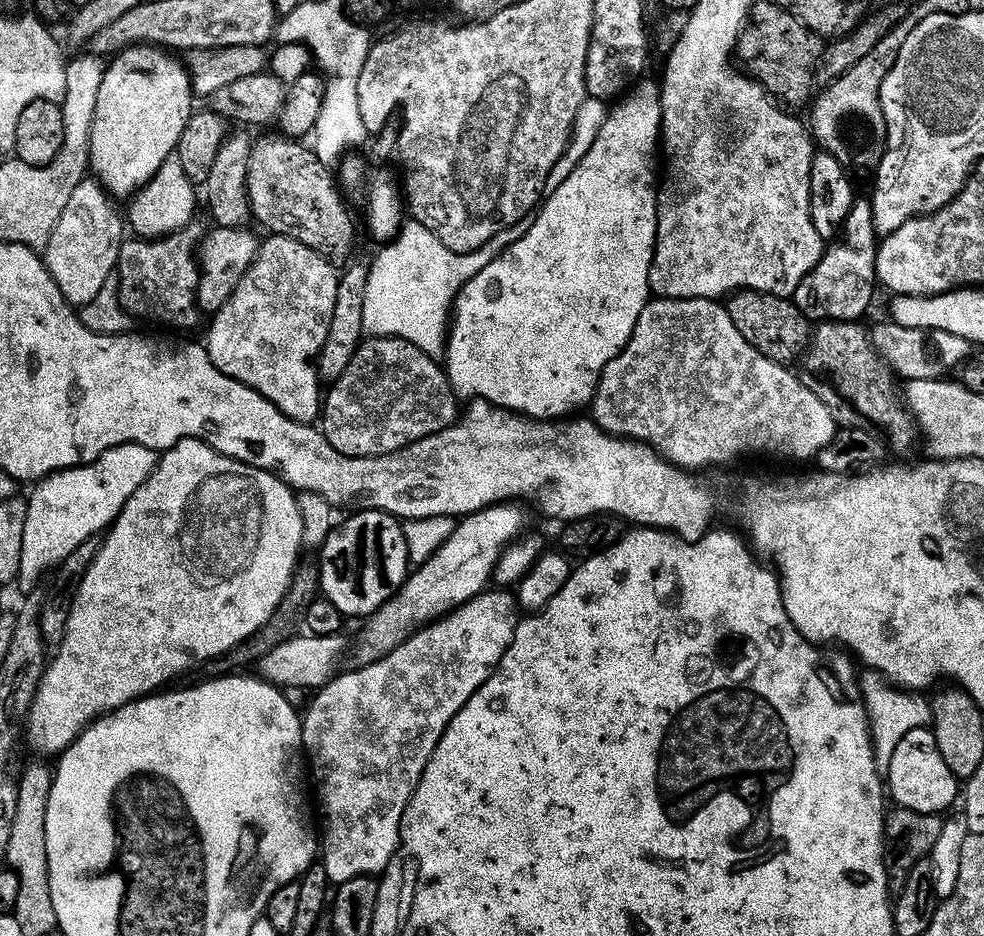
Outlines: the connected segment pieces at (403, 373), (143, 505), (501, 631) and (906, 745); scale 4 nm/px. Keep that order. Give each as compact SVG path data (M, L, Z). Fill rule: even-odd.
M369 336L361 339L350 366L337 380L331 381L322 400L322 431L324 437L347 456L377 456L391 454L405 448L418 438L426 438L438 430L448 428L458 419L458 397L450 386L445 369L430 354L423 352L417 344L397 336Z
M179 440L173 448L163 449L159 453L156 468L144 482L129 496L122 506L116 519L103 533L100 548L94 554L90 566L84 571L84 577L75 585L76 593L68 604L66 630L60 643L55 645L53 654L47 661L44 673L40 679L38 690L32 699L32 705L26 717L26 740L29 740L40 752L59 754L76 740L77 736L92 723L93 720L113 712L123 704L155 693L171 676L179 674L183 668L191 664L199 665L216 656L223 656L231 647L259 630L270 618L283 595L287 593L288 584L292 580L297 563L302 555L303 524L299 513L297 493L289 488L280 477L265 468L255 468L235 460L233 456L214 450L203 440Z
M485 590L483 592L480 592L476 596L470 597L469 600L464 602L463 604L459 604L455 608L447 611L439 618L433 619L431 622L425 623L423 626L417 627L415 631L413 631L411 635L406 637L401 644L394 646L392 650L385 654L384 657L378 658L377 661L353 667L353 672L341 671L339 674L333 676L332 679L329 680L323 688L319 689L319 691L317 691L315 695L313 695L316 697L314 697L313 700L309 702L308 709L306 709L305 712L302 712L302 723L300 725L300 738L302 741L302 748L303 751L306 753L307 763L308 760L310 763L312 763L312 772L310 768L310 776L311 779L312 776L314 779L316 779L316 796L318 799L320 799L320 812L322 815L324 815L324 840L322 836L322 863L324 869L326 870L326 874L328 875L329 881L331 881L333 885L346 882L350 878L358 878L359 876L376 876L377 874L383 873L384 868L390 862L390 858L393 856L394 853L396 853L396 847L400 845L400 823L402 822L402 814L406 810L406 806L408 805L408 799L414 794L414 790L416 789L416 787L418 786L418 782L422 778L422 770L426 766L426 762L430 758L430 754L434 754L434 746L438 746L438 742L442 738L442 734L446 730L446 726L454 718L454 714L458 714L458 710L478 690L478 686L482 686L482 682L484 681L484 679L487 678L487 676L492 675L496 665L499 664L500 659L502 658L502 654L510 646L510 642L512 641L512 635L514 634L514 630L516 629L516 625L518 623L518 615L516 616L516 612L518 613L518 605L516 603L516 598L511 591L496 591L500 592L492 592L492 590Z
M931 727L915 728L902 734L902 742L898 742L898 746L894 746L894 754L890 754L886 769L886 792L891 799L892 796L896 799L895 803L899 807L927 816L947 813L947 808L955 800L957 803L956 775L950 770L950 766L946 766L946 762L942 762L942 754L938 754Z

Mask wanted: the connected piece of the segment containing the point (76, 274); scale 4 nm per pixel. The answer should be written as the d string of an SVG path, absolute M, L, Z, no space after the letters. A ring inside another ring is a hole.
M95 179L81 180L74 188L73 194L70 194L69 201L62 208L58 222L52 227L47 246L42 249L42 259L45 266L48 267L48 273L54 278L58 290L62 290L62 294L73 306L83 306L90 303L101 290L103 283L113 275L119 260L120 245L124 241L124 234L122 234L124 220L121 213L119 216L113 204L115 203Z

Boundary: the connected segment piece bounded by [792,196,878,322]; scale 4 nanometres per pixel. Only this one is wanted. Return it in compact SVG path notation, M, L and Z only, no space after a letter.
M857 197L853 201L851 214L844 220L842 232L845 238L846 236L848 238L846 244L833 243L825 249L819 262L803 276L793 292L792 299L809 321L859 321L872 302L875 288L878 288L876 279L878 233L873 222L869 197Z

